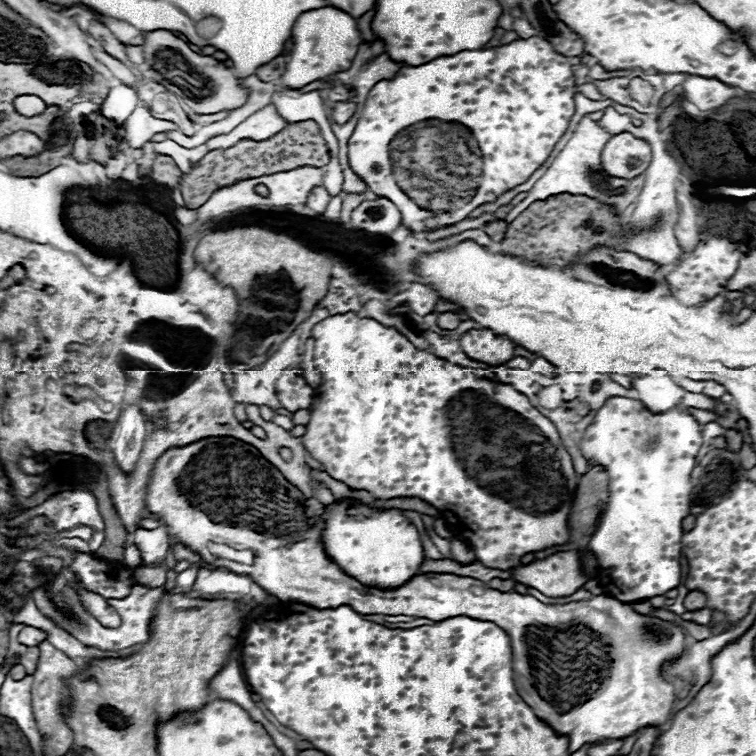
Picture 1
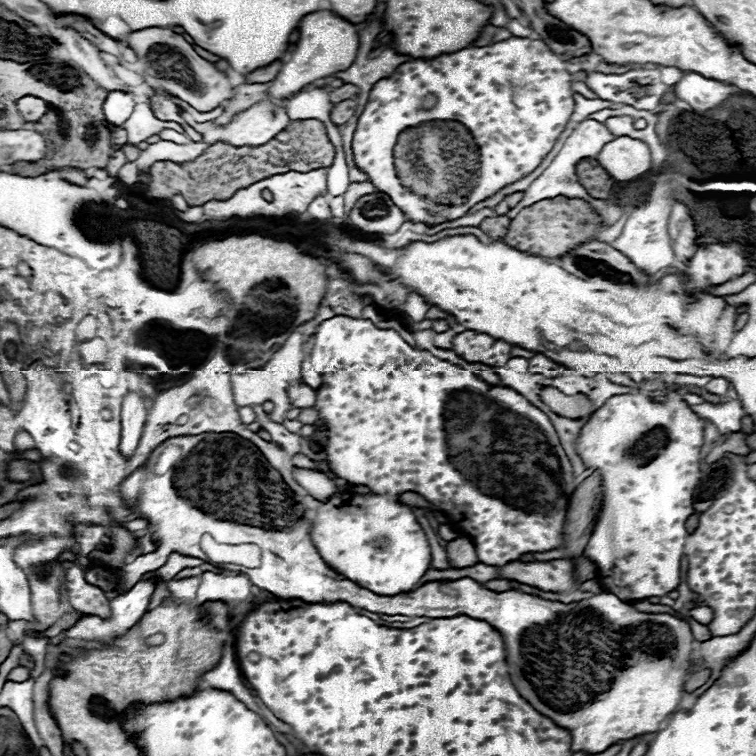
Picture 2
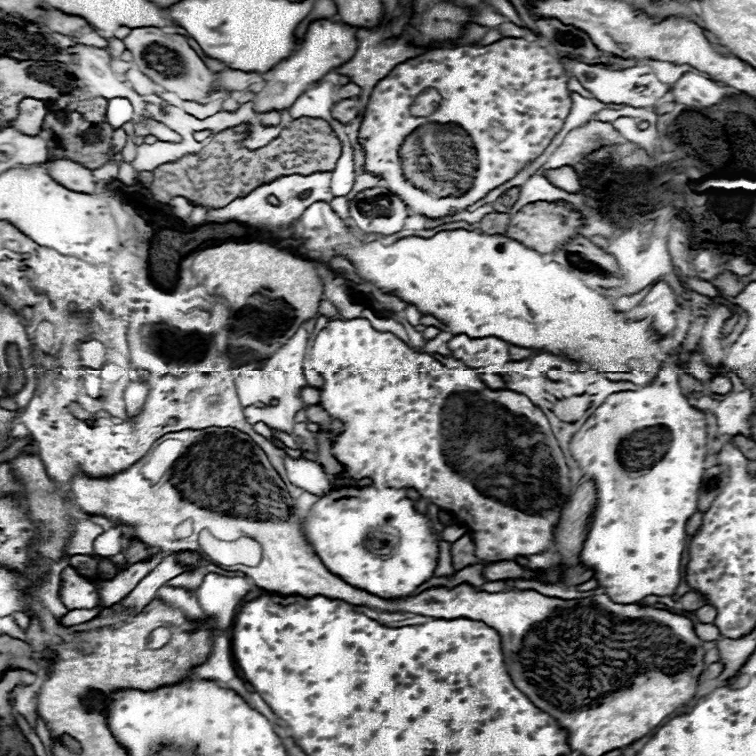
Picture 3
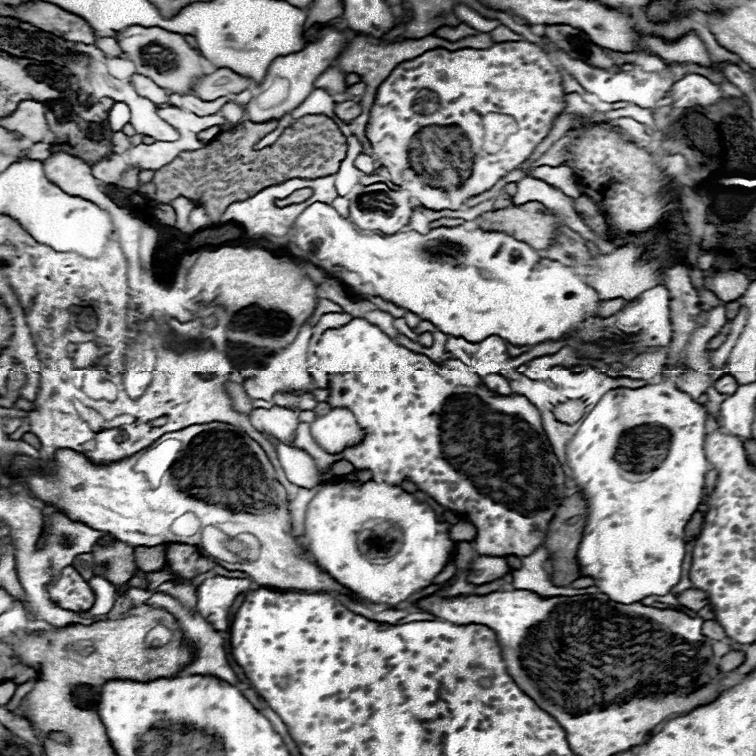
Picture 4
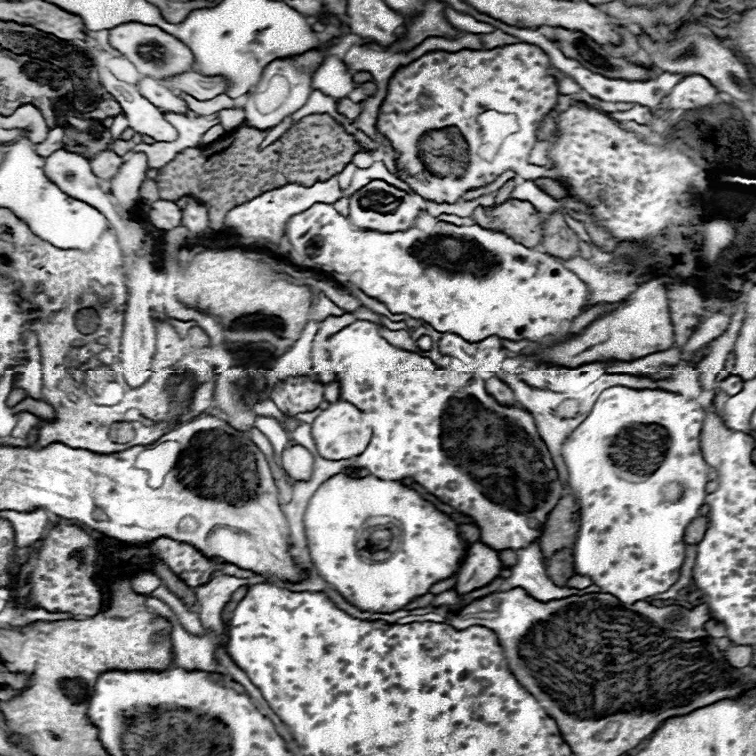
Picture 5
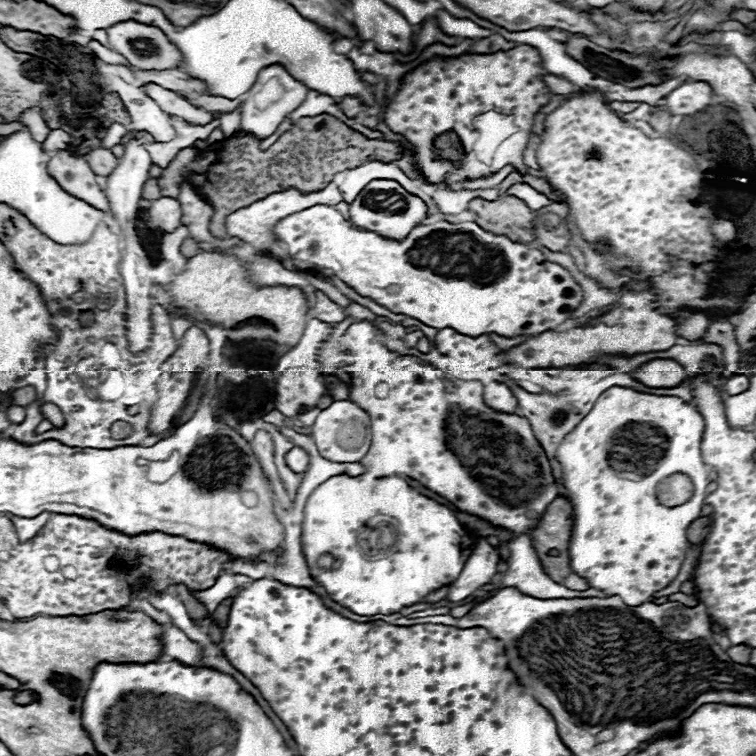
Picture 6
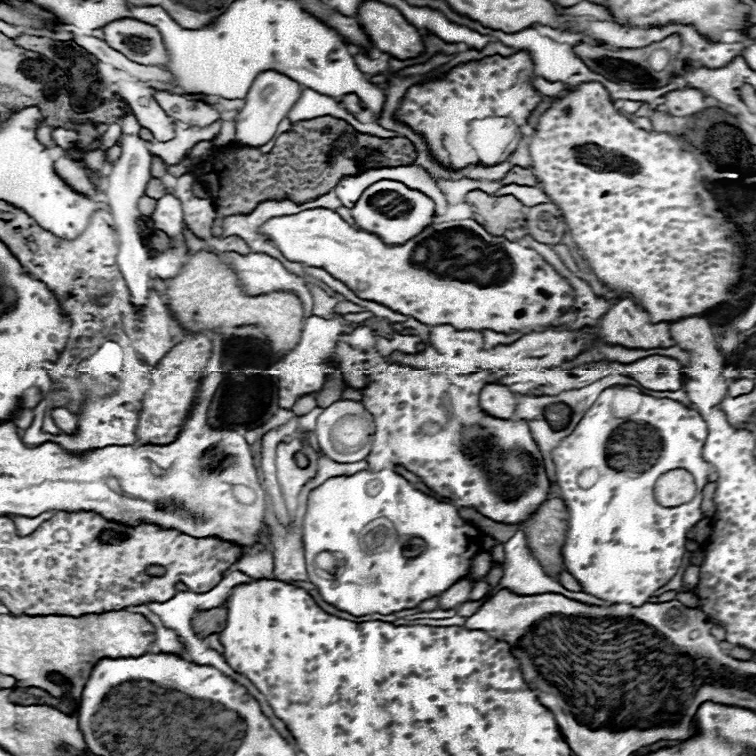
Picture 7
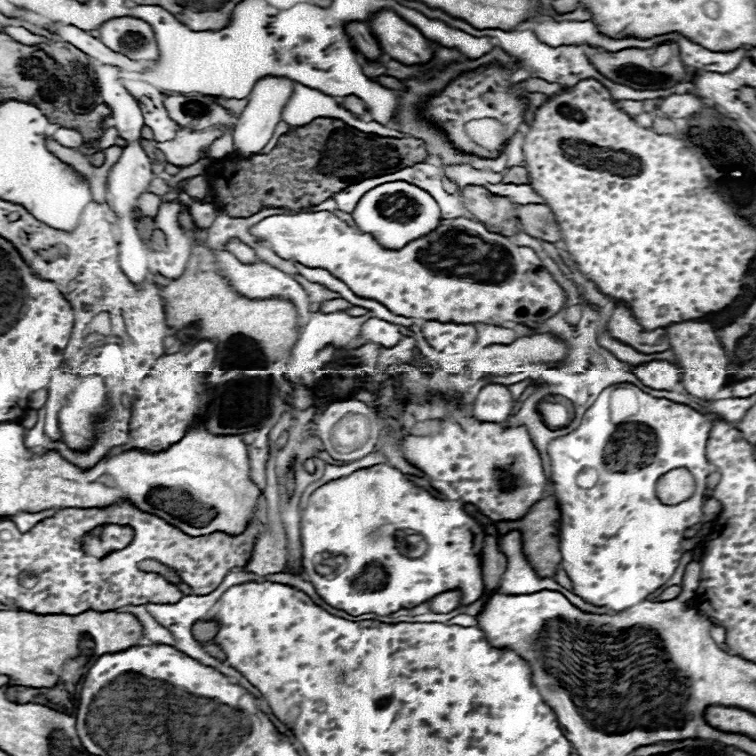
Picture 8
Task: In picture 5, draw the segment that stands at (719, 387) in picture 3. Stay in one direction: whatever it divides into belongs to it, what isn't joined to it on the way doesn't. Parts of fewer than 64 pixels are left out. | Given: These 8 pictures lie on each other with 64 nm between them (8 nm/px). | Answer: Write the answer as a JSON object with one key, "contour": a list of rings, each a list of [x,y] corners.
{"contour":[[[728,376],[728,378],[724,378],[718,386],[728,394],[728,396],[734,396],[734,394],[738,394],[740,390],[742,390],[742,380],[738,378],[738,376]]]}

